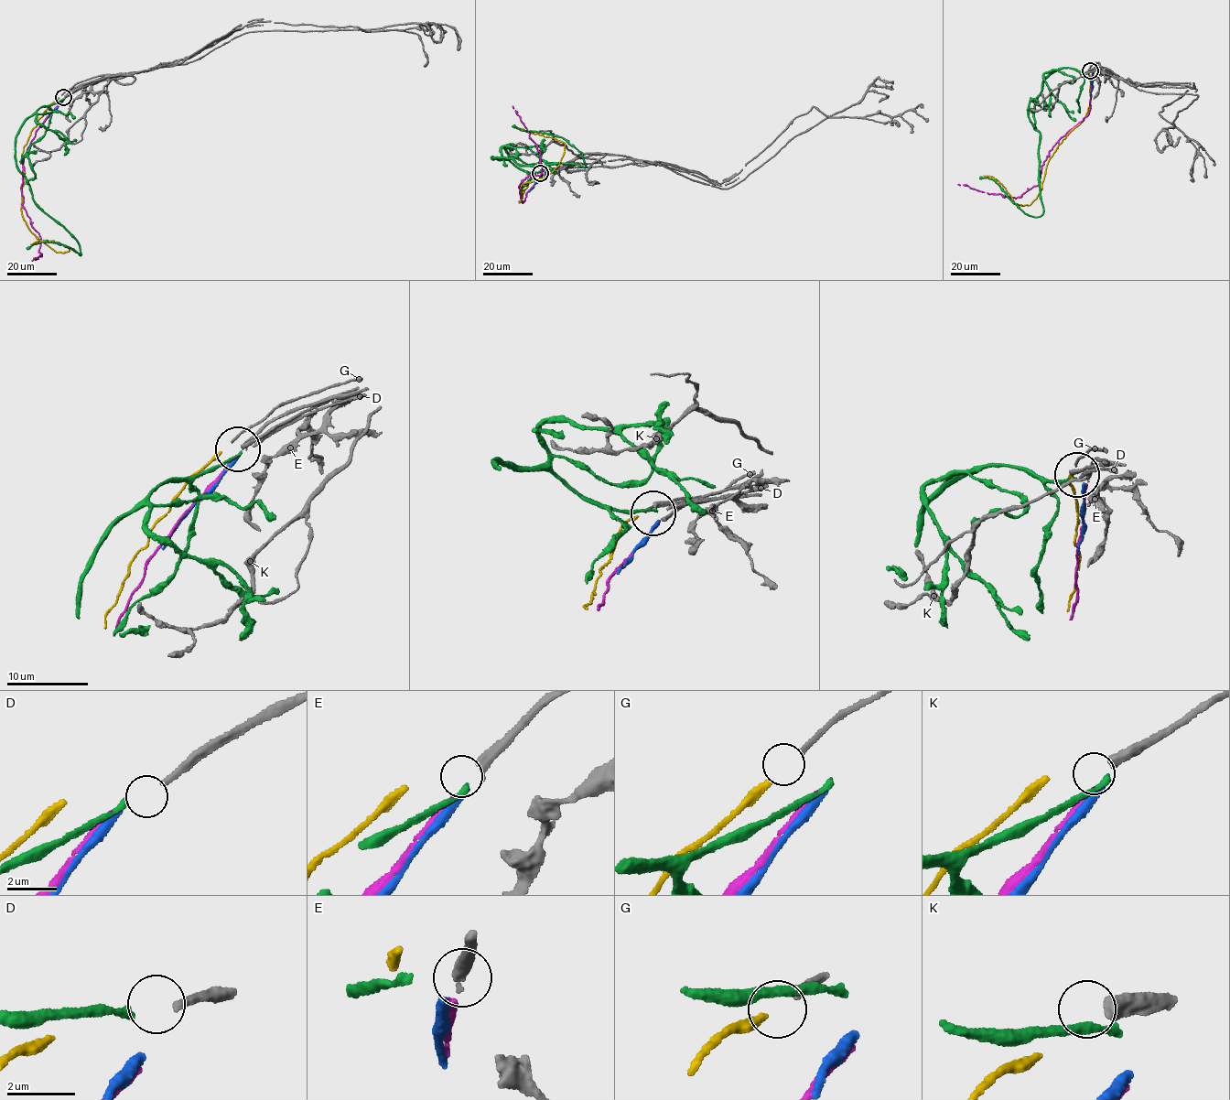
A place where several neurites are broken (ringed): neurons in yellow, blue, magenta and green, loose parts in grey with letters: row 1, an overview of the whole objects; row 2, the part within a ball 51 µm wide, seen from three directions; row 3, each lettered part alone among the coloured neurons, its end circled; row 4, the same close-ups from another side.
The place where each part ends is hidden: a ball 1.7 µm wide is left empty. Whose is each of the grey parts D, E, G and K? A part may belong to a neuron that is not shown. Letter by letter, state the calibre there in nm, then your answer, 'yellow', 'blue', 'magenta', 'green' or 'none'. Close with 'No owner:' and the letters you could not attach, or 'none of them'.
D: calibre 240 nm; green
E: calibre 440 nm; magenta
G: calibre 200 nm; yellow
K: calibre 480 nm; none
No owner: K

